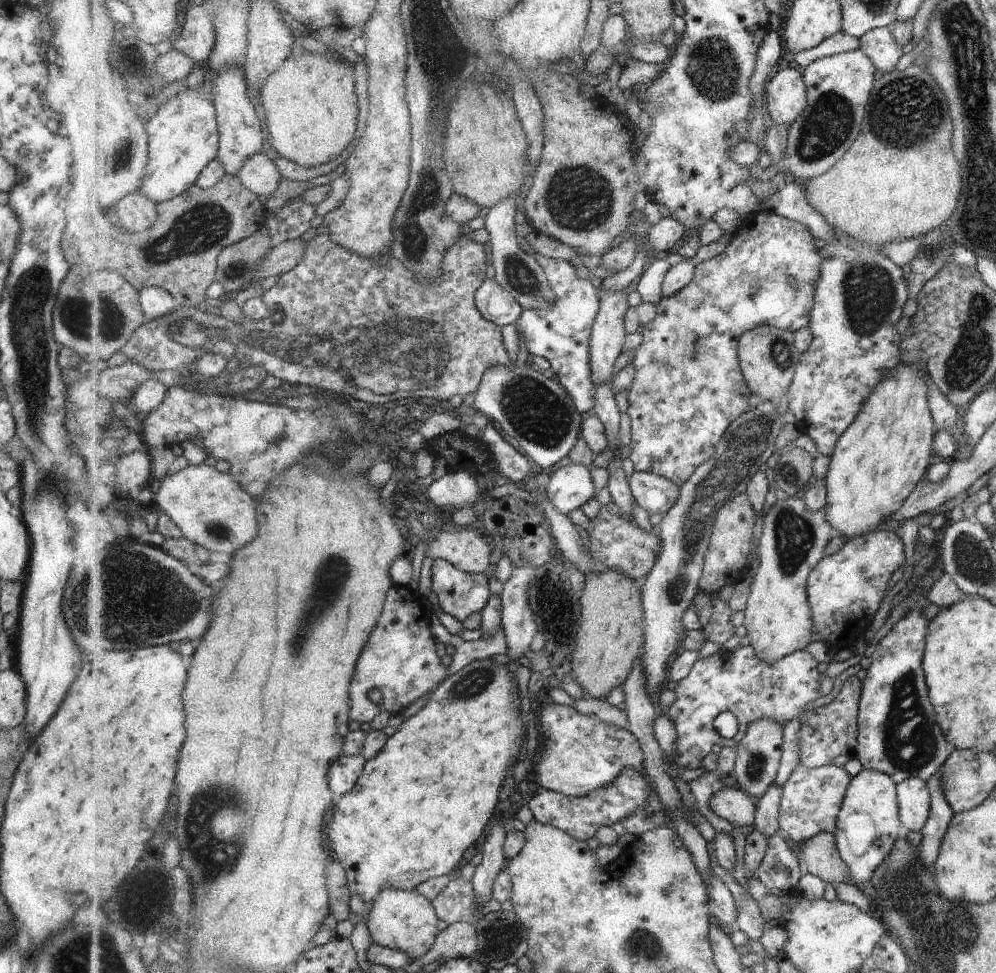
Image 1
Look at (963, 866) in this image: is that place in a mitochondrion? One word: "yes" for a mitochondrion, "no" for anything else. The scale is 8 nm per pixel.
no

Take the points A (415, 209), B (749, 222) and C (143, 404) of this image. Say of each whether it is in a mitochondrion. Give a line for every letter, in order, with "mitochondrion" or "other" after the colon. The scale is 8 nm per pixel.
A: mitochondrion
B: other
C: other

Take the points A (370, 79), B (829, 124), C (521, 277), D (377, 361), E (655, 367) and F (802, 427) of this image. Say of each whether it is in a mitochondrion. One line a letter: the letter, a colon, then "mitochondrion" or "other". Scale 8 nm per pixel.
A: other
B: mitochondrion
C: mitochondrion
D: mitochondrion
E: mitochondrion
F: other

